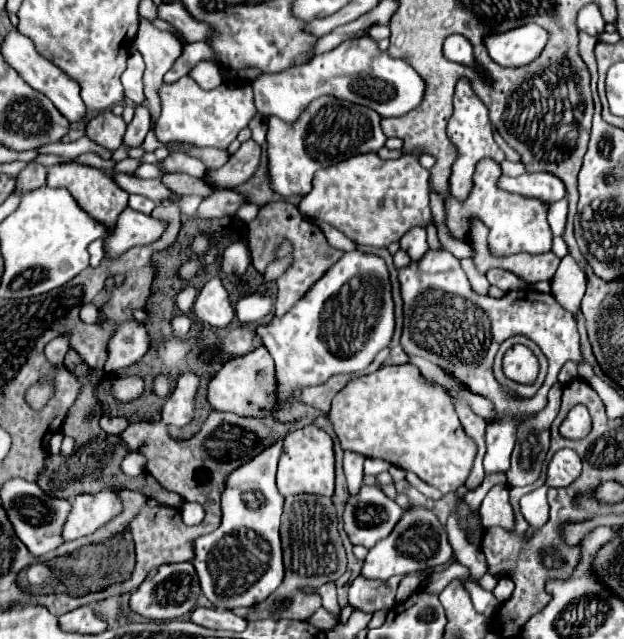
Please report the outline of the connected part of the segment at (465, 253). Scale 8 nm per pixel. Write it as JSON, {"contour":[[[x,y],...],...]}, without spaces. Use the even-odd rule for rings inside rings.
{"contour":[[[438,230],[438,236],[440,236],[440,242],[444,244],[444,248],[446,248],[448,252],[452,252],[458,260],[462,260],[462,258],[472,258],[472,256],[474,256],[474,250],[472,250],[472,246],[468,246],[468,242],[450,240],[450,238],[446,236],[446,230]]]}

